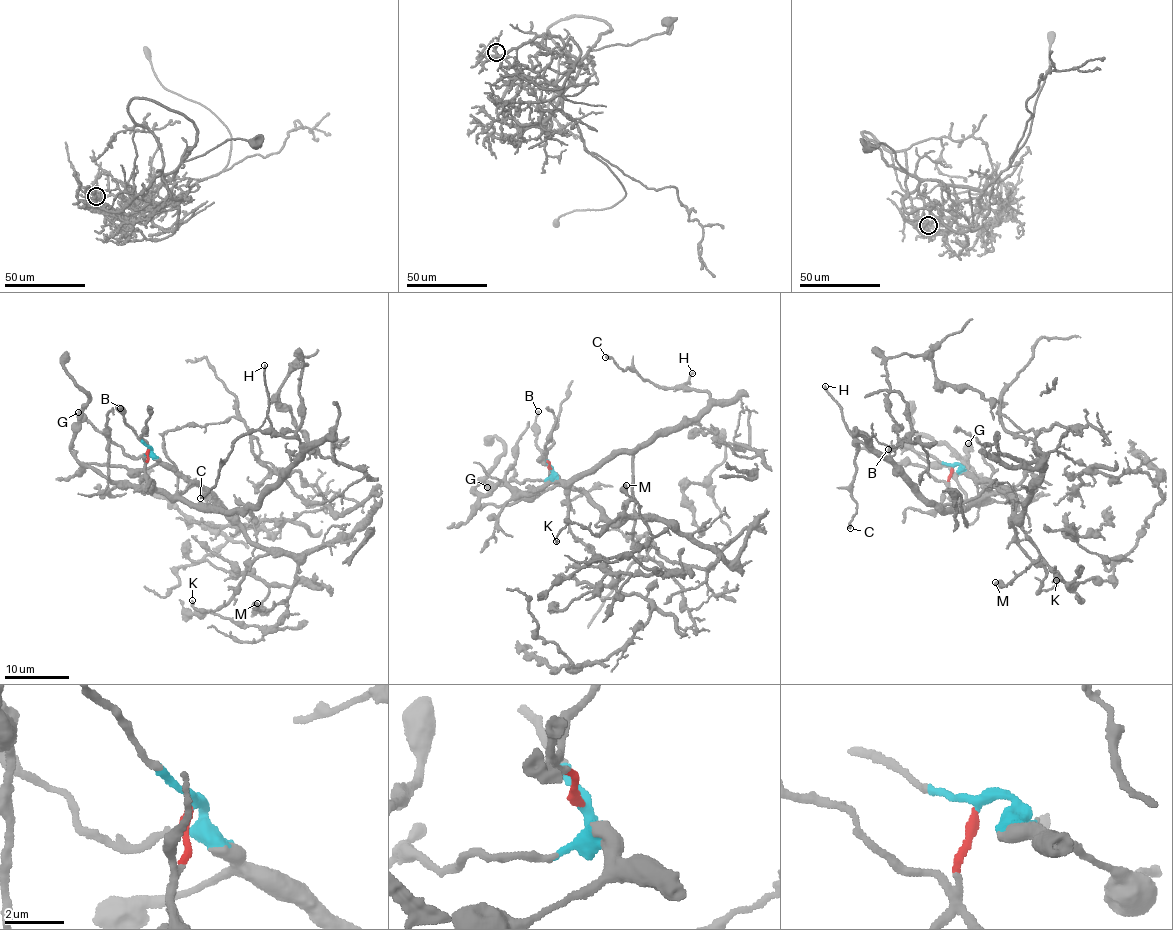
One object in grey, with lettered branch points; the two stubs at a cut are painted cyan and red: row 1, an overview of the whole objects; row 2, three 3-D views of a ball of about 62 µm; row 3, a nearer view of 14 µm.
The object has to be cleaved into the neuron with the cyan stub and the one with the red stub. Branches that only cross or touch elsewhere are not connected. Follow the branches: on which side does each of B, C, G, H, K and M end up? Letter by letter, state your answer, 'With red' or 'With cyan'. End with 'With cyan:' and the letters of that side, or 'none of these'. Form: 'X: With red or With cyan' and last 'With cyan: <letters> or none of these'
B: With cyan
C: With red
G: With cyan
H: With red
K: With cyan
M: With cyan
With cyan: B, G, K, M

